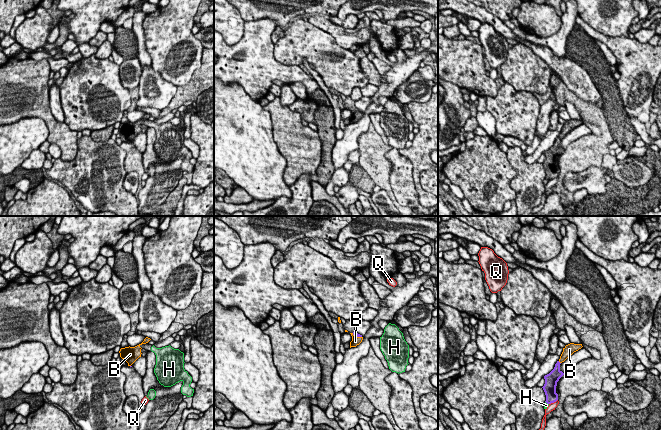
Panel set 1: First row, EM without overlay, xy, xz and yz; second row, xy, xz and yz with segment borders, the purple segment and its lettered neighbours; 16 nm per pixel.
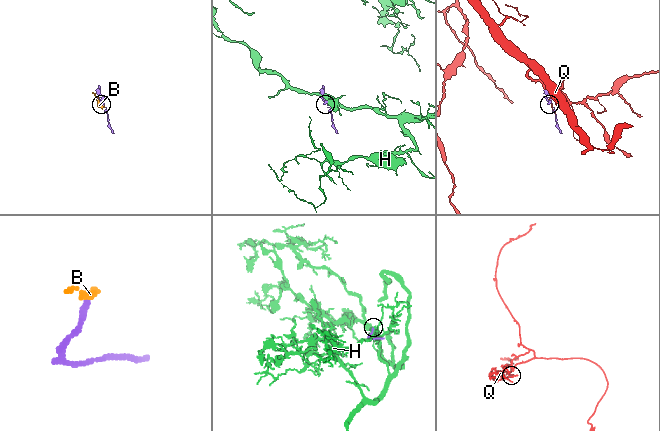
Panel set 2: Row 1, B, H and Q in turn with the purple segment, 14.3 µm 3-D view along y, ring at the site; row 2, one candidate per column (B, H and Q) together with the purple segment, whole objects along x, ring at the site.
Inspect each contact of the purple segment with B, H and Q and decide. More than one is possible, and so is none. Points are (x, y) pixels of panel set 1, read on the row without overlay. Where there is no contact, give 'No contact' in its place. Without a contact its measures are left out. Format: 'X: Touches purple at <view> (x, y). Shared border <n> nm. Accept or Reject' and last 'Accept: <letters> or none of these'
B: Touches purple at xz (357, 112). Shared border 170 nm. Accept
H: Touches purple at yz (547, 179). Shared border 80 nm. Reject
Q: Touches purple at yz (553, 178). Shared border 170 nm. Reject
Accept: B

